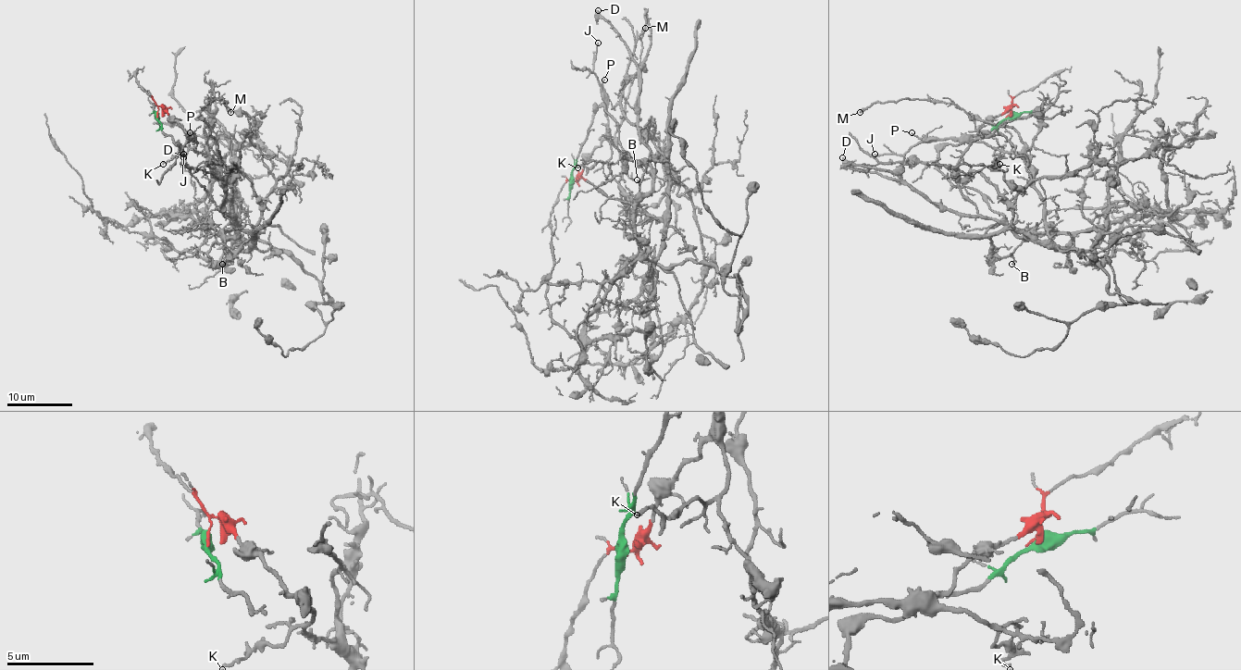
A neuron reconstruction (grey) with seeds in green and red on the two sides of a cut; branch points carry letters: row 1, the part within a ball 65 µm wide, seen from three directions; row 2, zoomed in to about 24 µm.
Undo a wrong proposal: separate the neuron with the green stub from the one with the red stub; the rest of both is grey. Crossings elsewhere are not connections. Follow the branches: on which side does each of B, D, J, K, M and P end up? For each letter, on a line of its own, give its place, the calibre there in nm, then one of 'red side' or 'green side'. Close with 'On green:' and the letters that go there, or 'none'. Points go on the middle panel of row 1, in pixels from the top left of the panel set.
B: place (637, 179); calibre 120 nm; green side
D: place (598, 10); calibre 400 nm; green side
J: place (598, 43); calibre 140 nm; red side
K: place (577, 167); calibre 130 nm; red side
M: place (645, 28); calibre 320 nm; red side
P: place (604, 80); calibre 110 nm; red side
On green: B, D

